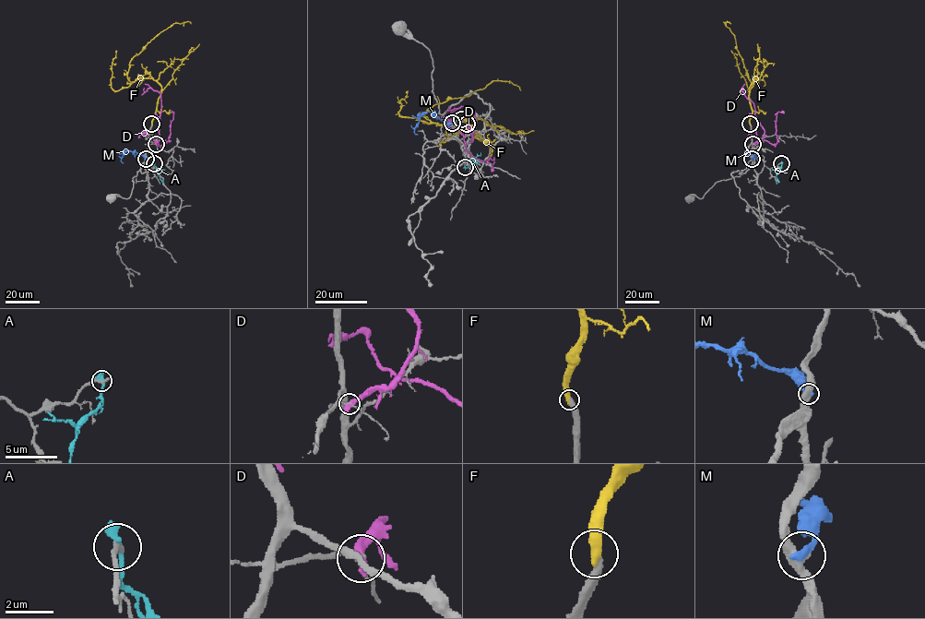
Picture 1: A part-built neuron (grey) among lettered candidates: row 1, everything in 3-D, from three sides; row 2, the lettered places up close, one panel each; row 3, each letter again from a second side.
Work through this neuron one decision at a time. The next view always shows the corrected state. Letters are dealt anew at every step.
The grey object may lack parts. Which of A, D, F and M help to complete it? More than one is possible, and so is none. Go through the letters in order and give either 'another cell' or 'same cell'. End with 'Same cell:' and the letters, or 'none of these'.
A: another cell
D: another cell
F: same cell
M: another cell
Same cell: F

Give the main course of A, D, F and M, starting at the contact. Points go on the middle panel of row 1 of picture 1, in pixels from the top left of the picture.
A: (465, 167), (472, 160), (477, 162)
D: (467, 124), (472, 141), (476, 126), (475, 112), (467, 106), (450, 110), (449, 106)
F: (461, 119), (476, 122), (454, 133), (423, 116), (435, 104), (469, 96), (495, 80), (511, 81), (520, 90)
M: (452, 123), (425, 112), (414, 128), (417, 135)

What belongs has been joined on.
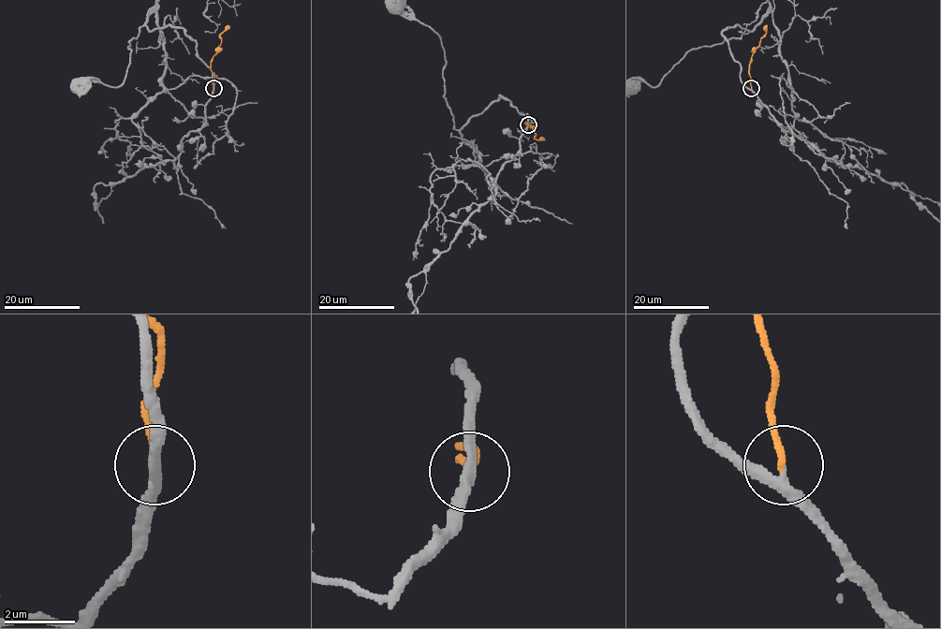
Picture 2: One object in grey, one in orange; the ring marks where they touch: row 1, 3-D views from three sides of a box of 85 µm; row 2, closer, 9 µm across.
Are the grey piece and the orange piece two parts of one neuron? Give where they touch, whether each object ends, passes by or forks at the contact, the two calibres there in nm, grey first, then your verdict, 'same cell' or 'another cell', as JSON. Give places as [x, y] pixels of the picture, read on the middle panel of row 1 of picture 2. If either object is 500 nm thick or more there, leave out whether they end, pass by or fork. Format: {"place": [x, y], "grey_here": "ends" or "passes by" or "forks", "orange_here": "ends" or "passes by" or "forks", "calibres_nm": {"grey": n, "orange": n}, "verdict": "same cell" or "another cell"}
{"place": [528, 124], "grey_here": "passes by", "orange_here": "ends", "calibres_nm": {"grey": 260, "orange": 180}, "verdict": "same cell"}

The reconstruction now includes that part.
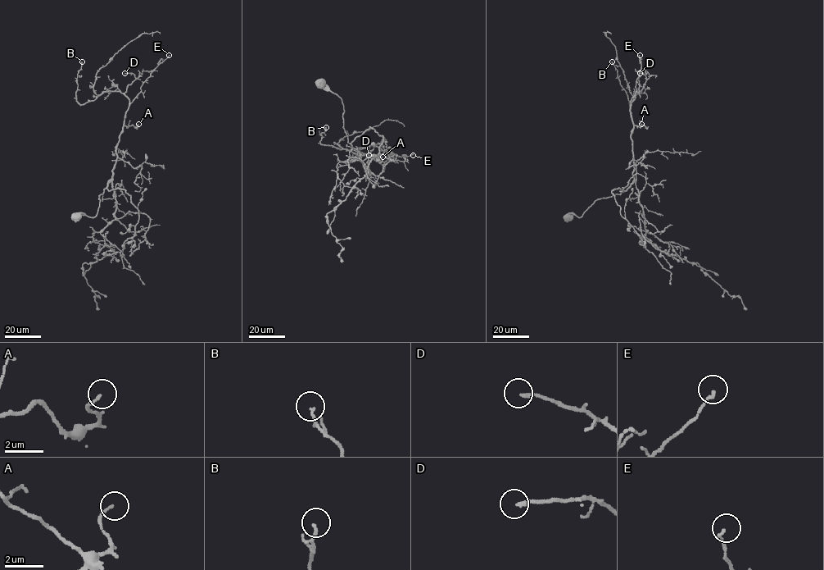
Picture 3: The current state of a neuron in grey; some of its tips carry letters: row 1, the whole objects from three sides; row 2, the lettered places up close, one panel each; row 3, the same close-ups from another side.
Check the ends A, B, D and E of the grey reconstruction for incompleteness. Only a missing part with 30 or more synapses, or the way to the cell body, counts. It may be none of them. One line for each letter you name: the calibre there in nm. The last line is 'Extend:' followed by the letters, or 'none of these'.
Extend: none of these

